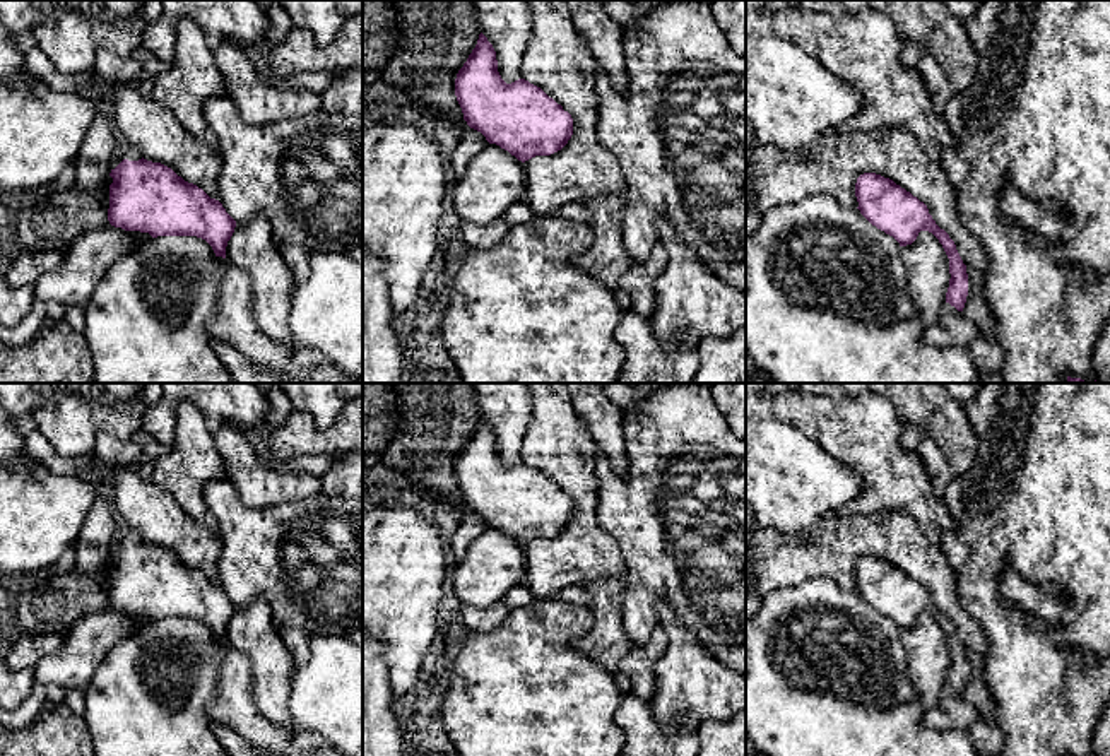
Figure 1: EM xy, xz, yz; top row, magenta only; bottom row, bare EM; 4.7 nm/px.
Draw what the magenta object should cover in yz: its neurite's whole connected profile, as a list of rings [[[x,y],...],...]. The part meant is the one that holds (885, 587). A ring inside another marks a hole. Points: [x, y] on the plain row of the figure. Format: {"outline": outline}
{"outline": [[[876,556],[857,561],[855,580],[860,597],[877,612],[893,619],[900,629],[912,628],[920,614],[932,616],[949,641],[949,670],[946,686],[963,694],[968,679],[968,657],[954,624],[941,612],[924,585]]]}

